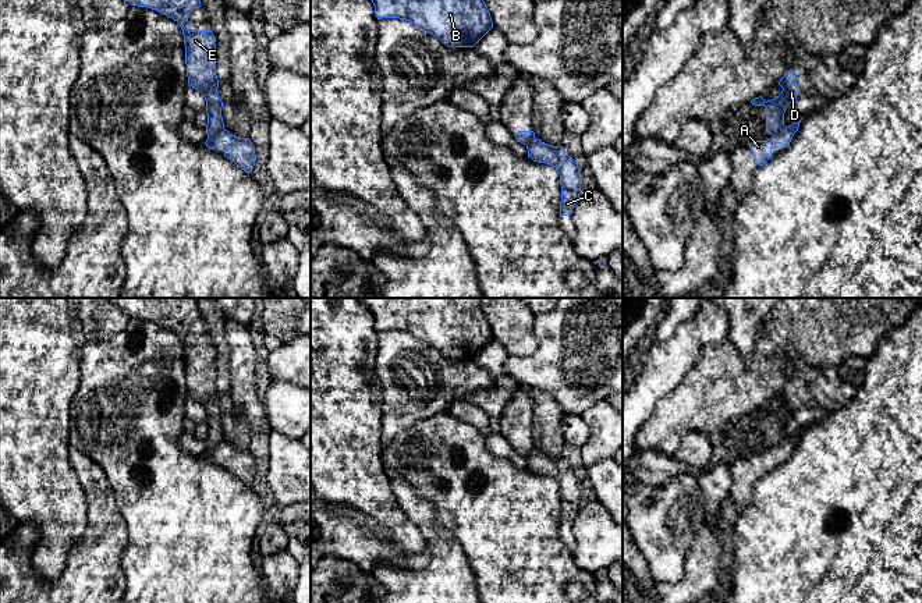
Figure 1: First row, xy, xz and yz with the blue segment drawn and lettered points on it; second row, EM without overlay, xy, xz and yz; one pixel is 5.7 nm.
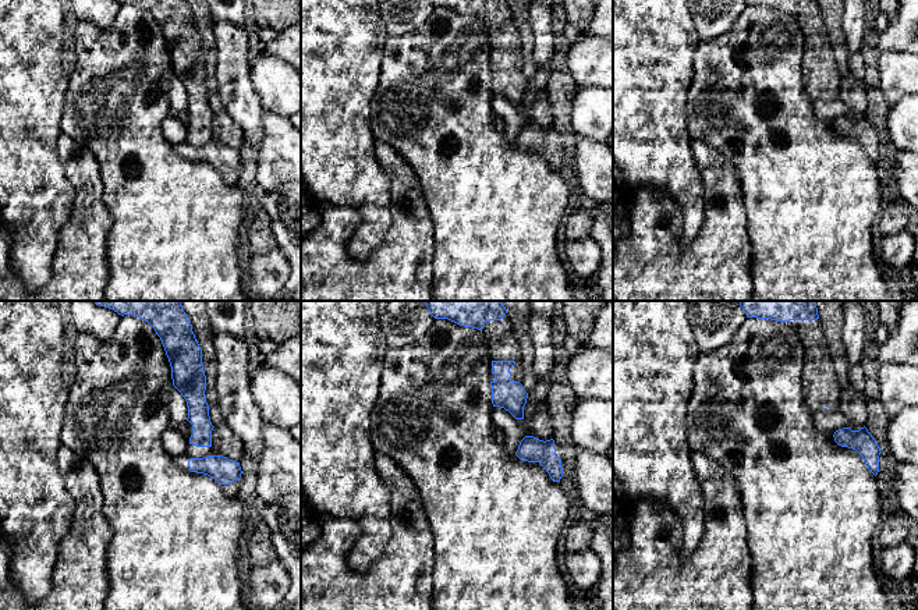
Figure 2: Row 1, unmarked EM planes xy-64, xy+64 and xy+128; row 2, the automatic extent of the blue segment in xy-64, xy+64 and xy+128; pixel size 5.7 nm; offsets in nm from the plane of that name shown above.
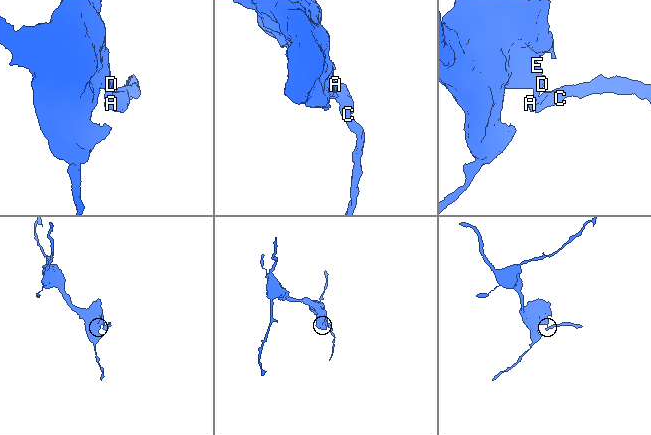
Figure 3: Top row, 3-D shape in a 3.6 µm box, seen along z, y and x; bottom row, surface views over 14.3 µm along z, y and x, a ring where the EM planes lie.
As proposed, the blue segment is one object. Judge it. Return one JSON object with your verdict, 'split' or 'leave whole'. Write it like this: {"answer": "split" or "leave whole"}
{"answer": "split"}

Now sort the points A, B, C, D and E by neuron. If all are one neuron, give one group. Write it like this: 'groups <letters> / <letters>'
groups A C / B D E

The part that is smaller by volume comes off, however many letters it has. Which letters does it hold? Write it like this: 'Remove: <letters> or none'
Remove: A, C

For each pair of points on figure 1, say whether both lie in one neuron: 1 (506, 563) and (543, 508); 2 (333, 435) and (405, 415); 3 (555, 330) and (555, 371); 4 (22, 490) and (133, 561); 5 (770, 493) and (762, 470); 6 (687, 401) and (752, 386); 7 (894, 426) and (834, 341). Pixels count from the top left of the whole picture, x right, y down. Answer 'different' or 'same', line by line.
1: same
2: different
3: same
4: different
5: different
6: same
7: different

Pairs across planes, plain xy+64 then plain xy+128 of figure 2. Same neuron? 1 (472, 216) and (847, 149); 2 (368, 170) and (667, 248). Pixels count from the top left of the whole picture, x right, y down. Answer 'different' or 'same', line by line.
1: same
2: different

